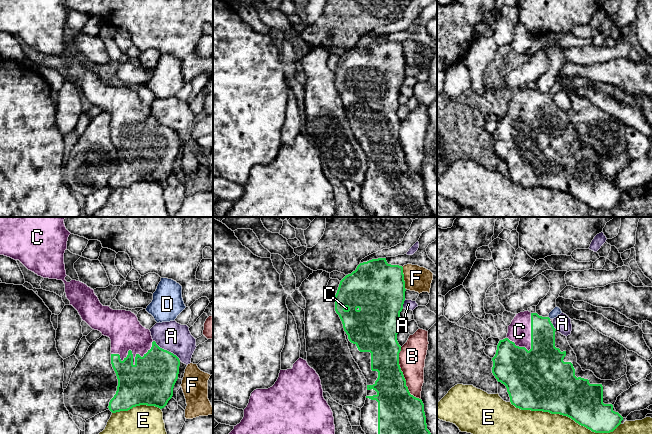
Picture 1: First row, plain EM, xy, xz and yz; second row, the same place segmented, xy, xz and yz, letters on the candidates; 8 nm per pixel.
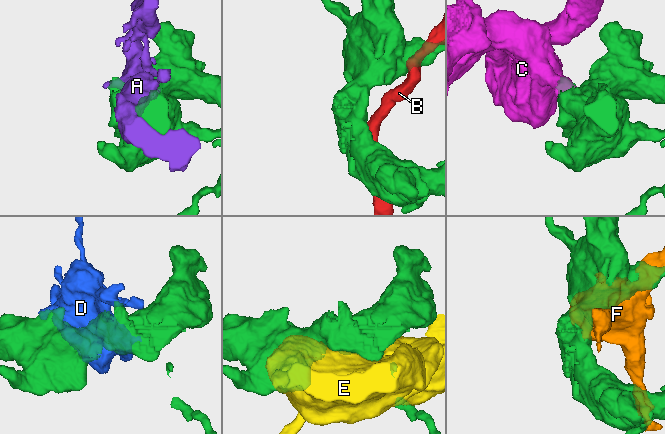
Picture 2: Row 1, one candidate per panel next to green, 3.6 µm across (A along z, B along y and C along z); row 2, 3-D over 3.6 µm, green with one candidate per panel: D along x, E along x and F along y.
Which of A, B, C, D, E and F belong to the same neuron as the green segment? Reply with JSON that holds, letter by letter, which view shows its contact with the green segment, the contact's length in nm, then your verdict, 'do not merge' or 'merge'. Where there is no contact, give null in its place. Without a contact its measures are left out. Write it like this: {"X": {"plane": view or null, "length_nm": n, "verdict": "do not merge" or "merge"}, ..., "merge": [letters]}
{"A": {"plane": "xy", "length_nm": 260, "verdict": "do not merge"}, "B": {"plane": "xz", "length_nm": 460, "verdict": "do not merge"}, "C": {"plane": "xy", "length_nm": 360, "verdict": "merge"}, "D": {"plane": null, "verdict": "do not merge"}, "E": {"plane": "yz", "length_nm": 900, "verdict": "do not merge"}, "F": {"plane": "xz", "length_nm": 190, "verdict": "do not merge"}, "merge": ["C"]}

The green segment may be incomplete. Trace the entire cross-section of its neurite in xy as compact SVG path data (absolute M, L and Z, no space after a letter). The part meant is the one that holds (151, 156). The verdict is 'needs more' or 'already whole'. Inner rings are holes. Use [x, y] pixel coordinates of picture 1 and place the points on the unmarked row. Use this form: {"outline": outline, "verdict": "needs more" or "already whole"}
{"outline": "M0 0L0 31L19 36L38 52L62 56L67 75L92 105L111 116L111 140L118 155L117 167L109 178L112 189L128 187L140 181L164 184L173 172L178 155L180 136L173 129L160 124L149 105L143 103L131 87L113 86L103 82L94 66L86 60L65 56L64 29L71 9L65 0Z", "verdict": "needs more"}

